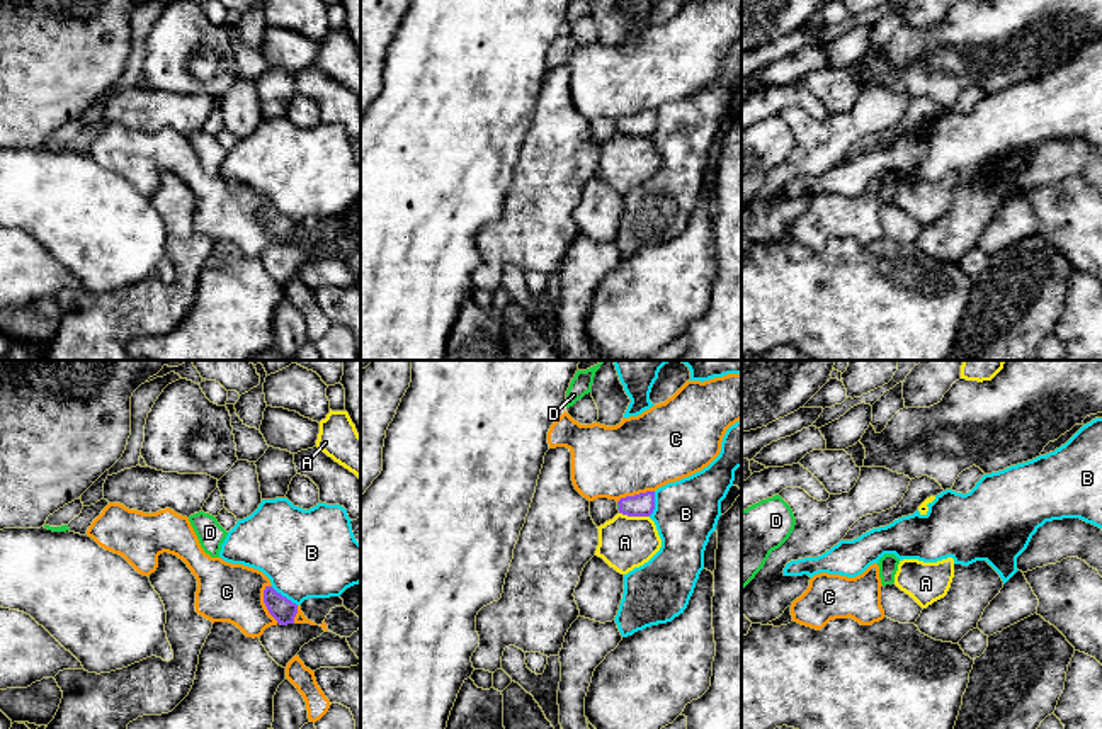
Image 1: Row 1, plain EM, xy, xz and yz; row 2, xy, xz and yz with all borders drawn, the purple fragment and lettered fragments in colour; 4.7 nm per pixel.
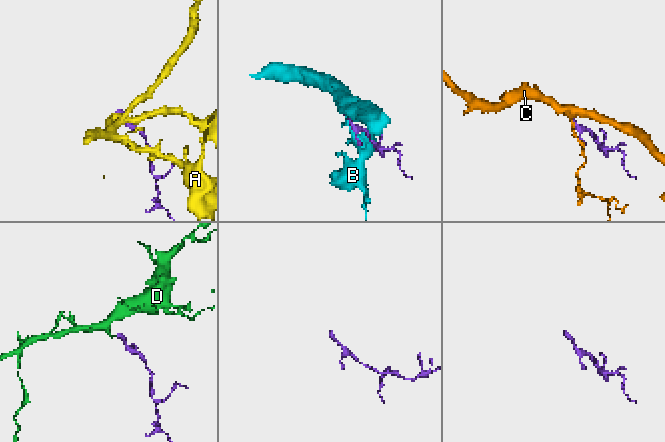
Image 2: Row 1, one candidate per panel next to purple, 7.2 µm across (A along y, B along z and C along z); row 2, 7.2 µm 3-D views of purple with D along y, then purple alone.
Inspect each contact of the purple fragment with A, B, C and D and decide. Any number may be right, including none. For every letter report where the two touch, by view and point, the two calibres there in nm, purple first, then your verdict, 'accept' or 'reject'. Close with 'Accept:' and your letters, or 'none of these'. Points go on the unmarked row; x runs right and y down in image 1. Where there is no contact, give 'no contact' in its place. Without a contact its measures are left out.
A: xz (635, 135) | 110/260 nm | reject
B: xy (284, 216) | 110/420 nm | reject
C: xy (264, 221) | 110/280 nm | reject
D: xz (619, 126) | 110/20 nm | accept
Accept: D

